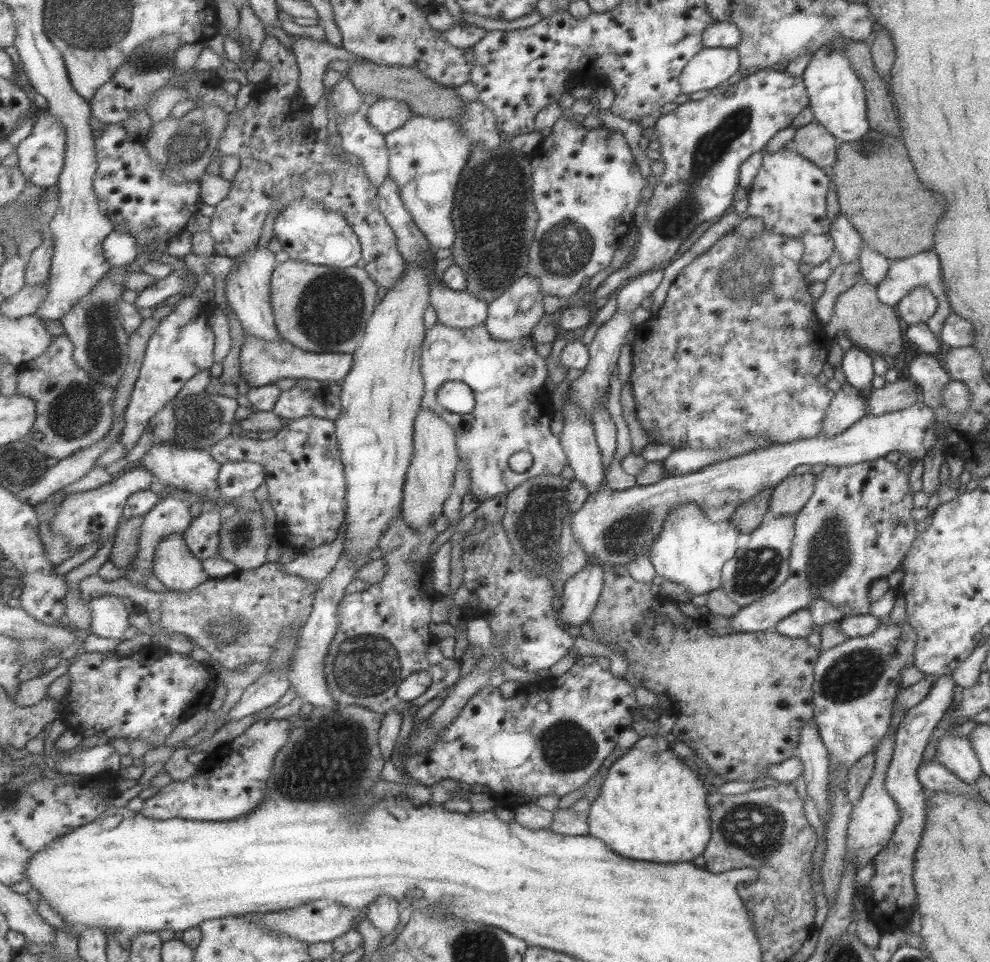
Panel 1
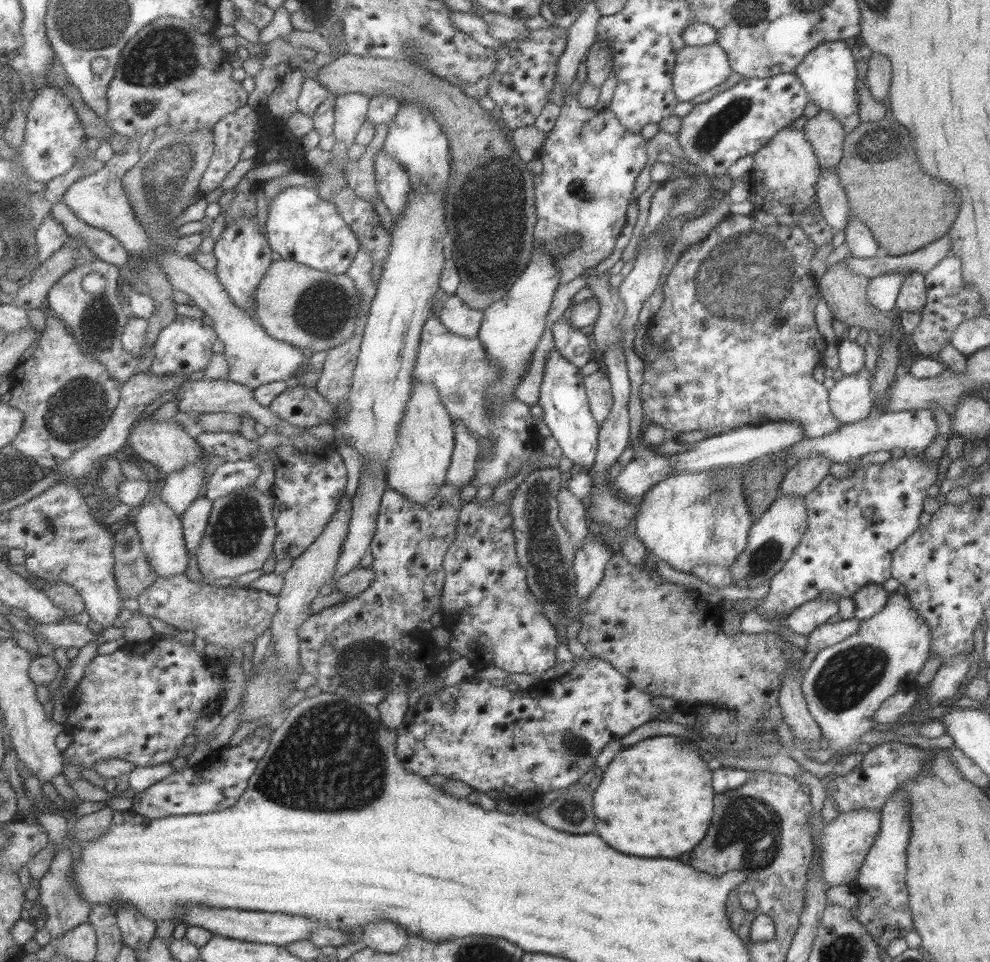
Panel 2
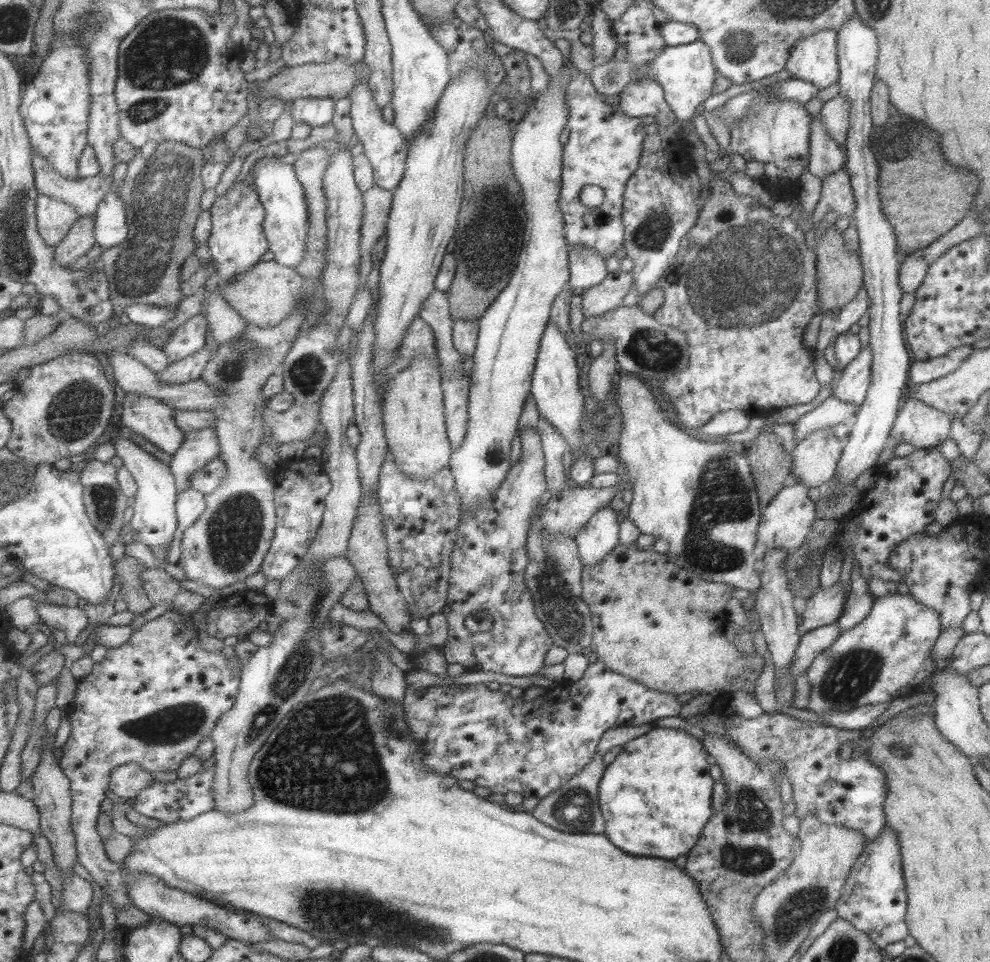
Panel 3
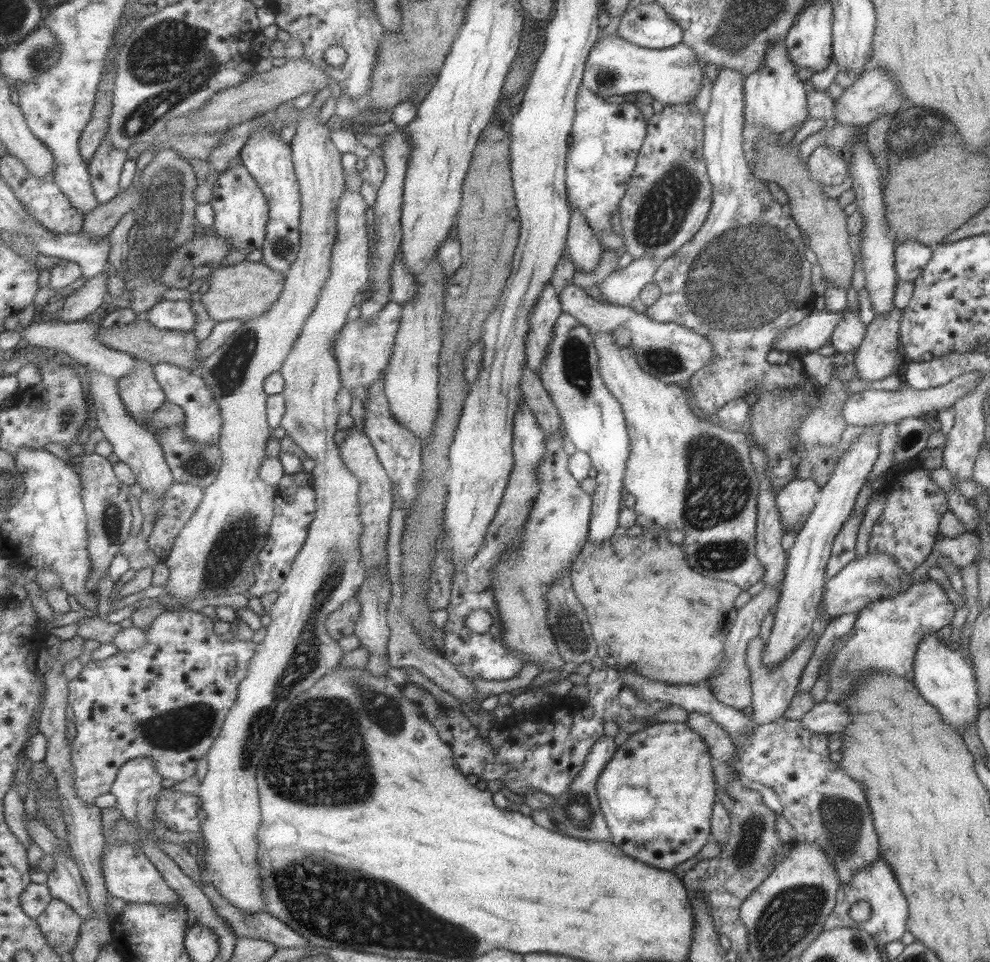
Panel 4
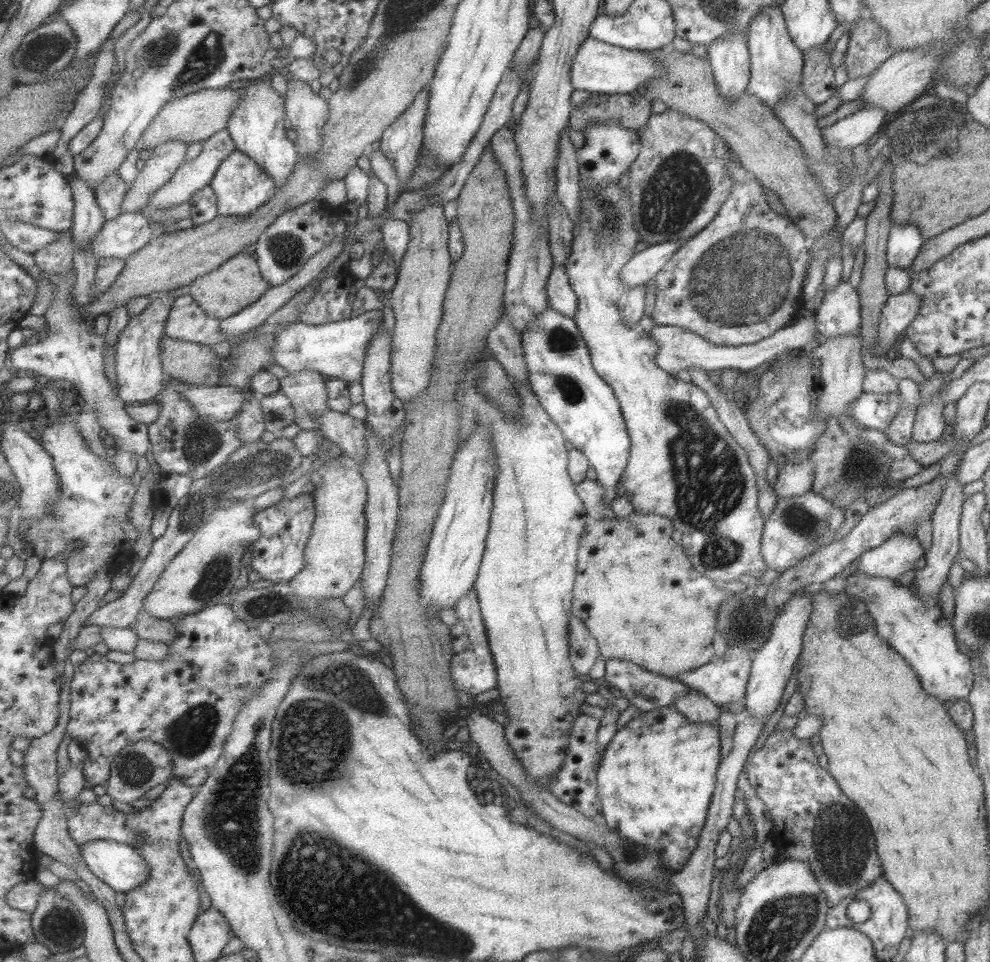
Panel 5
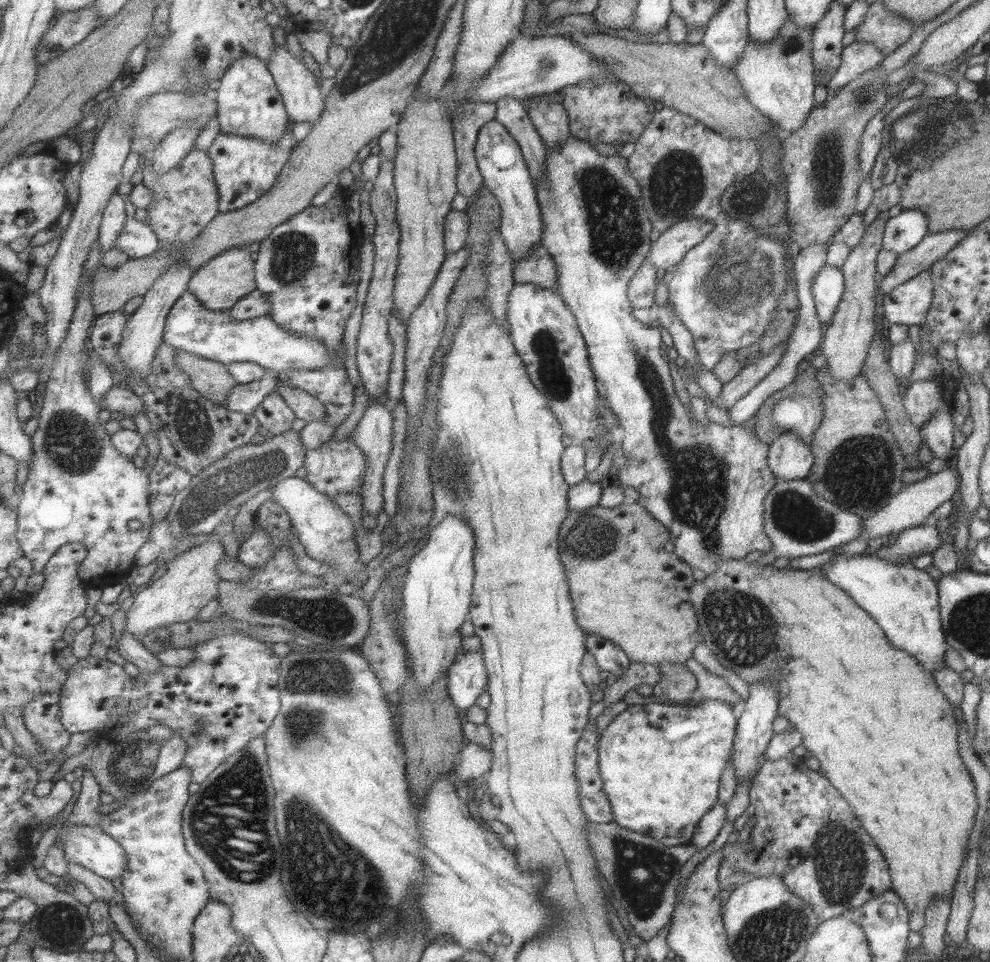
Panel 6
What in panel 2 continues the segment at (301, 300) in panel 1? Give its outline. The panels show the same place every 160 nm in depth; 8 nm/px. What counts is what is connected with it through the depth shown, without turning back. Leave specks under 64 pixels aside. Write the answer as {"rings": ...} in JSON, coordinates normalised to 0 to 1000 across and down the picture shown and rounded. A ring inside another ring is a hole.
{"rings":[[[286,268],[274,274],[270,287],[262,295],[258,313],[260,313],[260,320],[258,320],[260,333],[272,348],[282,354],[292,356],[304,364],[316,362],[318,366],[333,365],[348,358],[351,353],[357,353],[362,332],[365,331],[365,318],[367,318],[367,309],[361,302],[359,290],[355,290],[353,286],[333,285]]]}

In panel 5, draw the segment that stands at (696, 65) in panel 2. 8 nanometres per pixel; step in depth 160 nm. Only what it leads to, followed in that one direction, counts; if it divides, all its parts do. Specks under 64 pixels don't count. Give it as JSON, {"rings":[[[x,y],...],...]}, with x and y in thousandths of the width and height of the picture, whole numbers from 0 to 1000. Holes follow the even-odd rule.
{"rings":[[[591,38],[587,48],[582,52],[577,67],[577,89],[581,94],[592,94],[595,97],[631,98],[642,94],[642,89],[649,84],[669,78],[670,70],[657,58],[655,53],[633,52],[625,48],[617,48],[607,42]]]}

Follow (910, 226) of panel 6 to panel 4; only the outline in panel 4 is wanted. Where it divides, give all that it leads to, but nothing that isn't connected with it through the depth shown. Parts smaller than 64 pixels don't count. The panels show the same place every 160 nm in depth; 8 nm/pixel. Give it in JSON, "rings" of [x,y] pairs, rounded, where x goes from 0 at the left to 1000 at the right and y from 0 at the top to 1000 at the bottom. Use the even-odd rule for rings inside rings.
{"rings":[[[916,248],[903,254],[904,284],[907,291],[921,293],[928,287],[931,279],[939,269],[940,256]]]}

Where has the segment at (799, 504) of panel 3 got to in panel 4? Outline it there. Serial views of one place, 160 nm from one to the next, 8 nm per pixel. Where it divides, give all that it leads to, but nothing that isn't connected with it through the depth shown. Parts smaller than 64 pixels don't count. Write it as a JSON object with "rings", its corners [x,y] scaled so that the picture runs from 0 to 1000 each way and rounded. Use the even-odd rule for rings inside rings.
{"rings":[[[802,496],[789,509],[785,510],[782,525],[786,528],[791,553],[796,553],[801,548],[809,549],[809,545],[823,526],[823,511],[827,508],[822,499]]]}

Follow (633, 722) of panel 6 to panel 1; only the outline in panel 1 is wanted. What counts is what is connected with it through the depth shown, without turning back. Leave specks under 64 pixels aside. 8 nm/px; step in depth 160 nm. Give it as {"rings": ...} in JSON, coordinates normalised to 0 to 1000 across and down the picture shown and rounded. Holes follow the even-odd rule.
{"rings":[[[671,763],[645,766],[629,786],[615,795],[607,821],[593,846],[594,867],[607,872],[621,888],[663,897],[696,896],[706,890],[717,867],[715,821],[706,807],[680,782],[680,769]]]}

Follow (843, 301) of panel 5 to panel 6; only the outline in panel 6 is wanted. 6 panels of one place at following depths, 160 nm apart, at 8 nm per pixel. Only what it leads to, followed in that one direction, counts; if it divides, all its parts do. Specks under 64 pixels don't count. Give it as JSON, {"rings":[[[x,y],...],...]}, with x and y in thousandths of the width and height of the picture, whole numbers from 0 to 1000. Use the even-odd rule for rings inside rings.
{"rings":[[[833,275],[827,279],[827,285],[821,289],[819,307],[821,307],[825,331],[830,335],[832,341],[837,339],[843,318],[849,312],[853,297],[852,285],[846,278]]]}

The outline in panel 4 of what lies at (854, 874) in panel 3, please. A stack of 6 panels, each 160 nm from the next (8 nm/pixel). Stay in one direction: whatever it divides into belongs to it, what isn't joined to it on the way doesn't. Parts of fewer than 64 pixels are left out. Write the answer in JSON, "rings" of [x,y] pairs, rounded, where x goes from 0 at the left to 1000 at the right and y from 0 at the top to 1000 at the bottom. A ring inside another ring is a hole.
{"rings":[[[887,890],[878,900],[867,904],[858,920],[847,921],[844,928],[842,943],[831,957],[831,967],[841,965],[862,965],[873,967],[878,970],[882,977],[888,982],[908,977],[915,967],[915,956],[917,953],[917,940],[915,933],[908,924],[908,919],[904,916],[904,910],[895,899],[890,890]],[[873,936],[880,943],[878,954],[874,958],[862,958],[857,951],[857,944],[861,938]]]}

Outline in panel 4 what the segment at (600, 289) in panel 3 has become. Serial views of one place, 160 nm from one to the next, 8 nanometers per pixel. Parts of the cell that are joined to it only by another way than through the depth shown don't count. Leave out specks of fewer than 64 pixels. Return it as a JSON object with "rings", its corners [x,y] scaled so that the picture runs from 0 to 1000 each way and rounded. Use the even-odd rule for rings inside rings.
{"rings":[[[652,265],[639,269],[627,281],[621,281],[603,301],[614,316],[638,318],[649,297],[659,294],[662,283],[662,272]]]}

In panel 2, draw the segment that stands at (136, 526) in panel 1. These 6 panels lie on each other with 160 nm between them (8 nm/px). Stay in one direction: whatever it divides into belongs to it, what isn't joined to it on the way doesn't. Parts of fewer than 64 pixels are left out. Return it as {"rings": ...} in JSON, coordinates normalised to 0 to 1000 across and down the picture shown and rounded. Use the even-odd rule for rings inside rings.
{"rings":[[[132,543],[116,552],[117,600],[123,622],[139,623],[162,599],[144,571],[138,548]]]}

